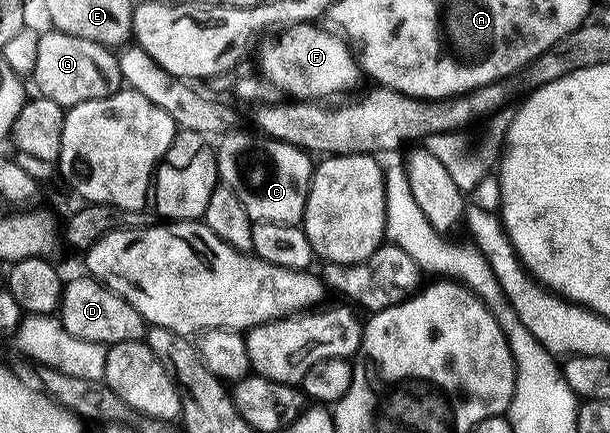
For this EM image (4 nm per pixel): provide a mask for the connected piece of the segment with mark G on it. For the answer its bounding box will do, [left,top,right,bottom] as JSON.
[31,28,122,108]

